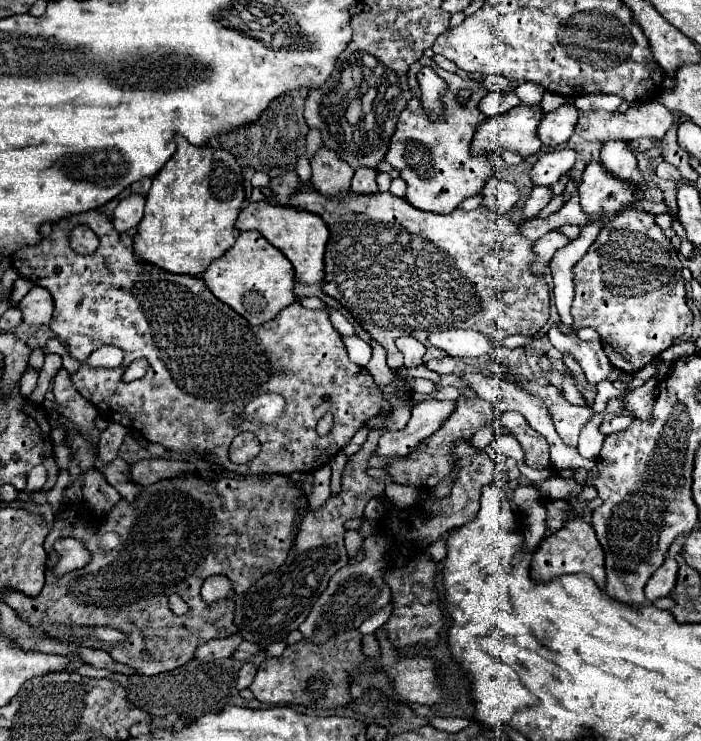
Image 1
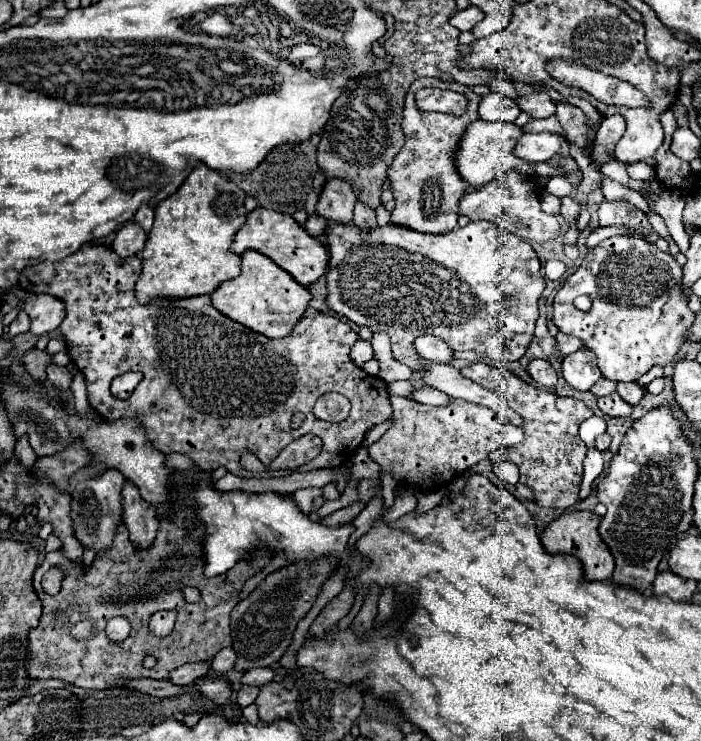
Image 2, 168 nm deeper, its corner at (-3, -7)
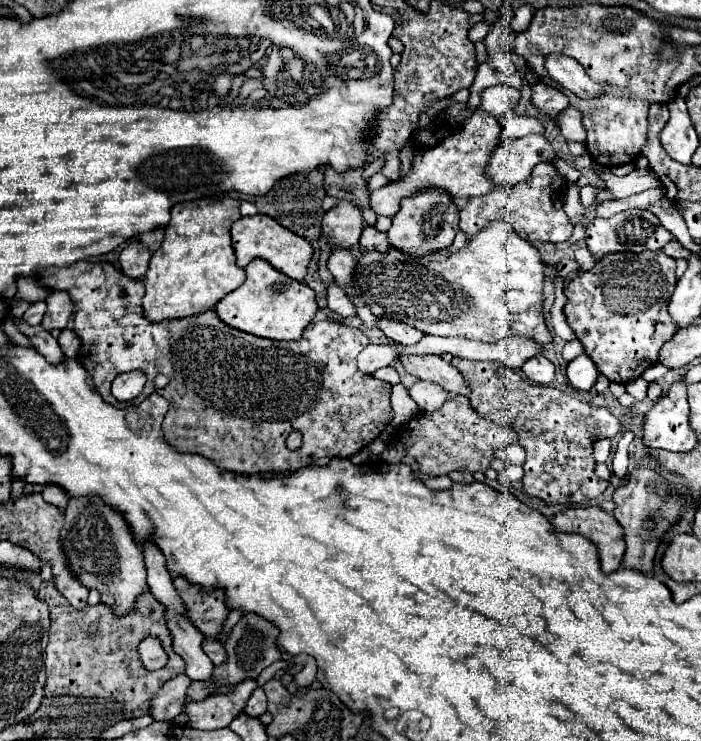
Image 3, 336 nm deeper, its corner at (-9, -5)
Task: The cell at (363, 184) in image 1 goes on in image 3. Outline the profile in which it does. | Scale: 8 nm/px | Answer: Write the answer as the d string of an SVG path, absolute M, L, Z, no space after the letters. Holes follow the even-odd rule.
M364 226L362 238L360 238L362 250L386 250L388 246L390 244L388 244L388 238L386 238L386 232L376 230L376 226Z

